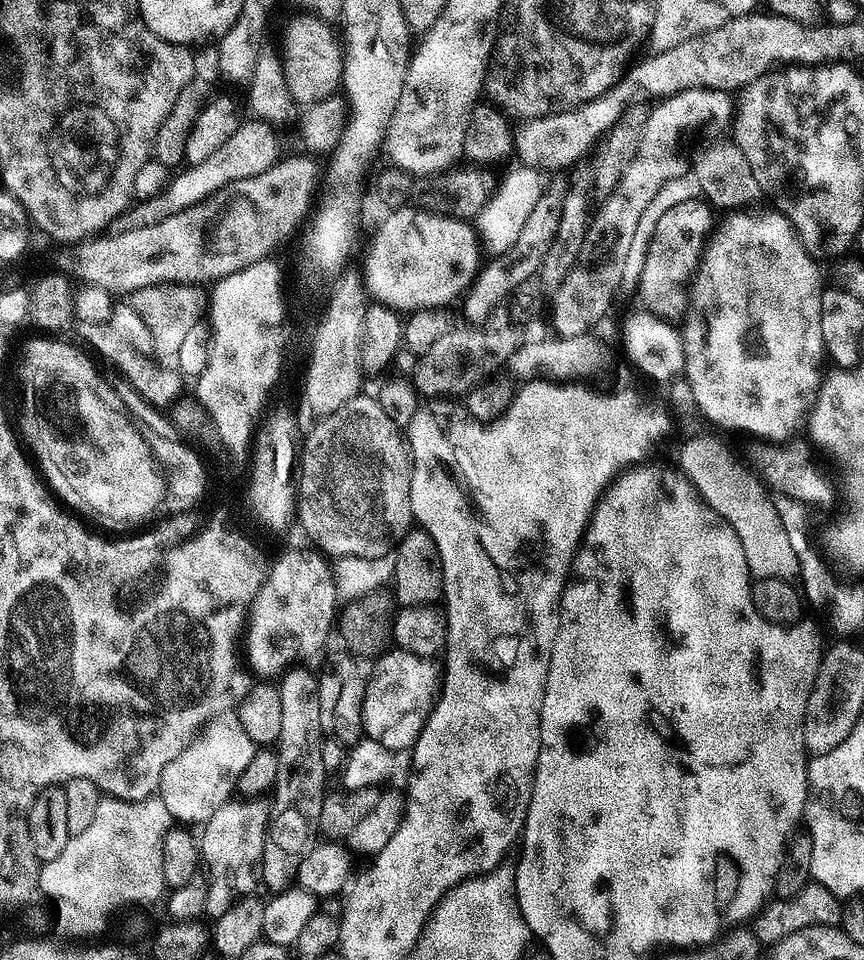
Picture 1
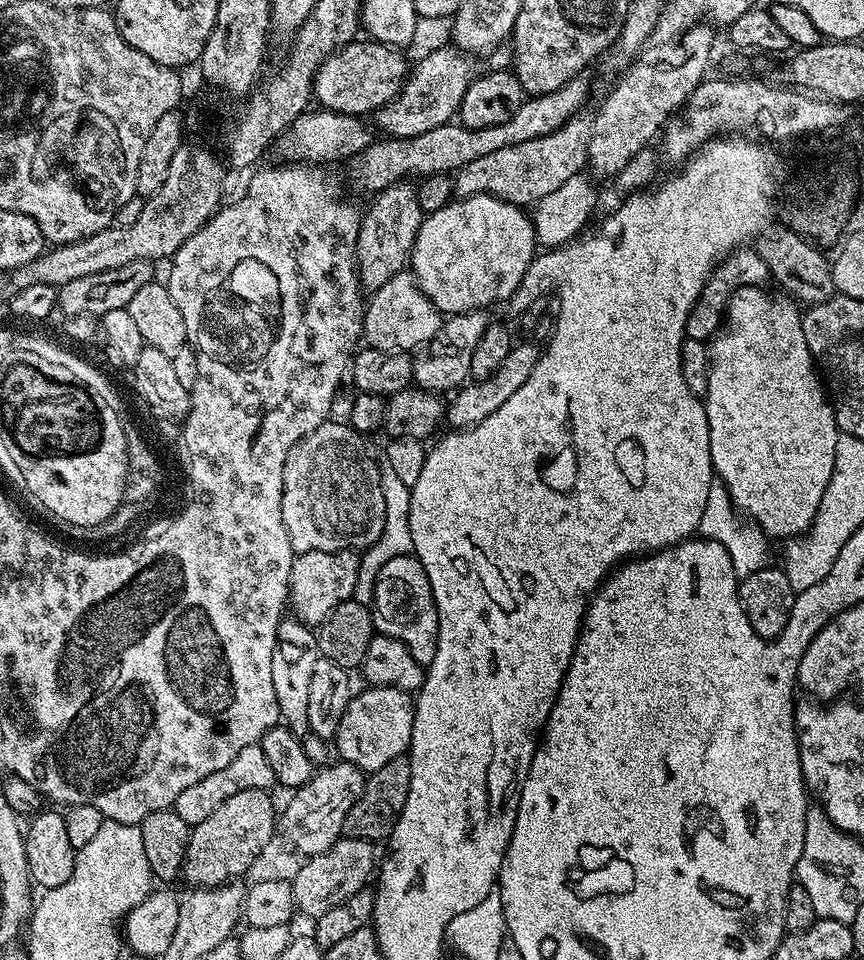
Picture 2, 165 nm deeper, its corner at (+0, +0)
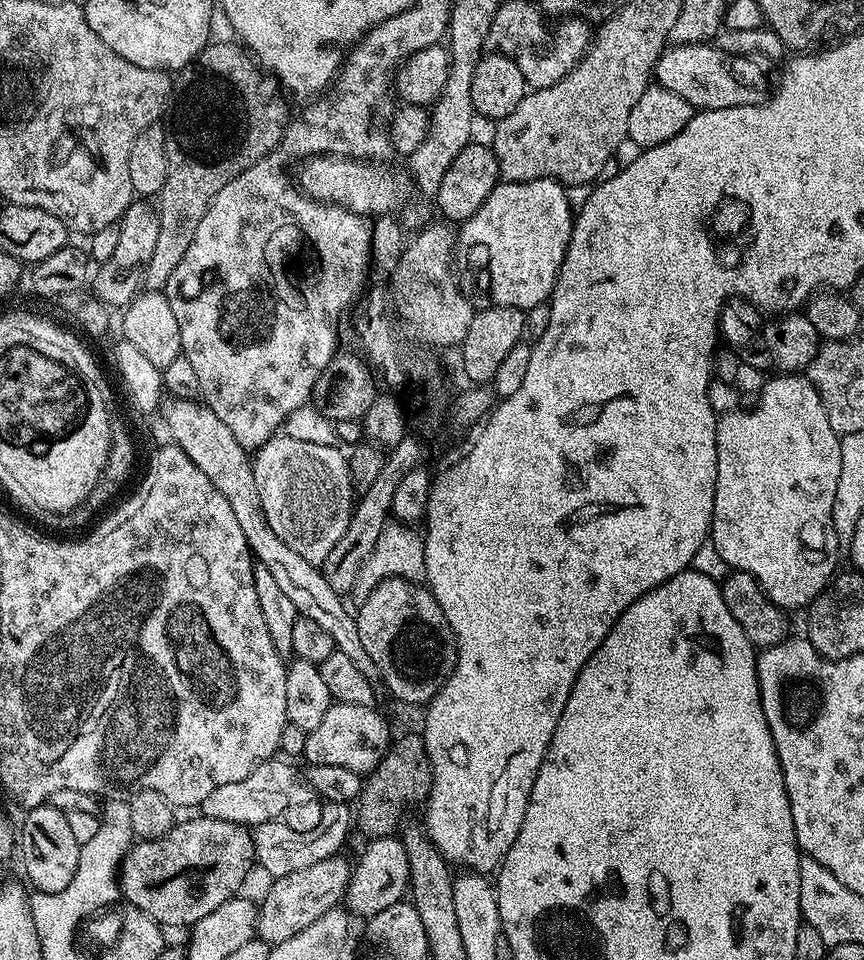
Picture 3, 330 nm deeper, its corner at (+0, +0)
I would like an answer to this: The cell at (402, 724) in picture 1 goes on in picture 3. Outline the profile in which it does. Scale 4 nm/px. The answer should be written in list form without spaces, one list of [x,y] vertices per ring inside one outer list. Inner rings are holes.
[[[333,702],[330,710],[326,710],[325,716],[322,717],[321,724],[308,732],[303,759],[308,764],[346,766],[346,770],[361,774],[373,772],[390,743],[388,724],[384,721],[383,714],[376,711],[375,707]]]

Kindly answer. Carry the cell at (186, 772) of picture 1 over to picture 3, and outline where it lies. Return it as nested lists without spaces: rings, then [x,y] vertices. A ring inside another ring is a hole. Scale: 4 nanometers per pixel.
[[[280,758],[257,764],[250,774],[246,774],[246,778],[242,778],[242,782],[229,782],[226,786],[218,786],[218,790],[211,794],[206,794],[198,806],[199,811],[215,820],[245,826],[279,820],[295,826],[299,832],[314,830],[314,826],[318,826],[318,818],[322,818],[324,804],[308,785],[307,779],[301,773],[299,776],[288,764],[291,763]]]

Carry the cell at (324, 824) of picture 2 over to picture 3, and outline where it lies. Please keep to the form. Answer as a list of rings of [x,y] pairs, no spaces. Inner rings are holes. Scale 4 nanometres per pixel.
[[[325,803],[322,818],[318,818],[318,826],[314,826],[314,830],[299,832],[295,826],[279,820],[257,824],[252,832],[255,863],[265,867],[274,878],[294,874],[294,870],[306,870],[306,866],[314,866],[314,862],[322,862],[341,851],[340,847],[348,836],[348,824],[350,828],[353,820],[349,805]]]

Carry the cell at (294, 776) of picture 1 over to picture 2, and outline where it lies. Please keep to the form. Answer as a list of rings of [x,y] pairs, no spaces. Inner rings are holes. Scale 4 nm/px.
[[[295,618],[280,621],[270,675],[274,677],[274,696],[278,698],[281,721],[297,734],[308,732],[306,709],[310,706],[310,681],[314,679],[314,670],[321,658],[316,632],[309,625]]]

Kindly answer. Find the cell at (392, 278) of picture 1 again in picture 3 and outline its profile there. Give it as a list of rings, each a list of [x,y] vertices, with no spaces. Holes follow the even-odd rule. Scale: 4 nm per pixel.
[[[513,180],[501,182],[496,189],[482,202],[478,214],[474,214],[469,220],[463,221],[456,232],[456,246],[454,249],[454,271],[460,290],[466,299],[477,309],[489,308],[490,306],[514,306],[527,310],[530,306],[538,306],[545,303],[551,297],[556,279],[560,273],[560,267],[564,261],[564,255],[570,242],[572,233],[572,222],[574,219],[574,208],[568,202],[568,194],[565,185],[559,184],[557,180],[527,180],[526,182],[514,182]]]

